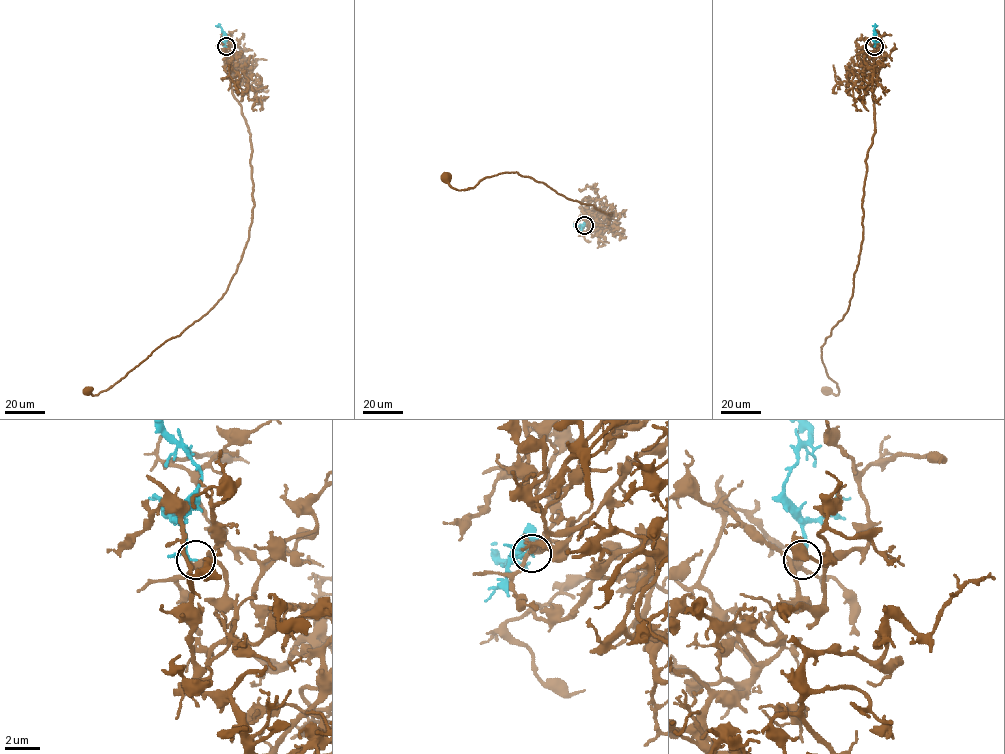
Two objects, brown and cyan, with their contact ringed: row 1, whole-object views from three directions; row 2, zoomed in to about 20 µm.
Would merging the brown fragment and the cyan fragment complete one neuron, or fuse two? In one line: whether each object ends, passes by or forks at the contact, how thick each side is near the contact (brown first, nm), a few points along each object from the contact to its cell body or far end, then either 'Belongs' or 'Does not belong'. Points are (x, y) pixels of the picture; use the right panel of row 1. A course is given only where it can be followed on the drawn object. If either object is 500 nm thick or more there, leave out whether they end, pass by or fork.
At the ring brown forks. At the ring cyan passes by. Thickness 320 nm (brown) against 120 nm. Course of brown: (874, 46), (863, 64), (877, 84), (863, 239), (848, 309), (821, 347), (839, 392), (826, 390). Course of cyan: (874, 46), (873, 25). Belongs

